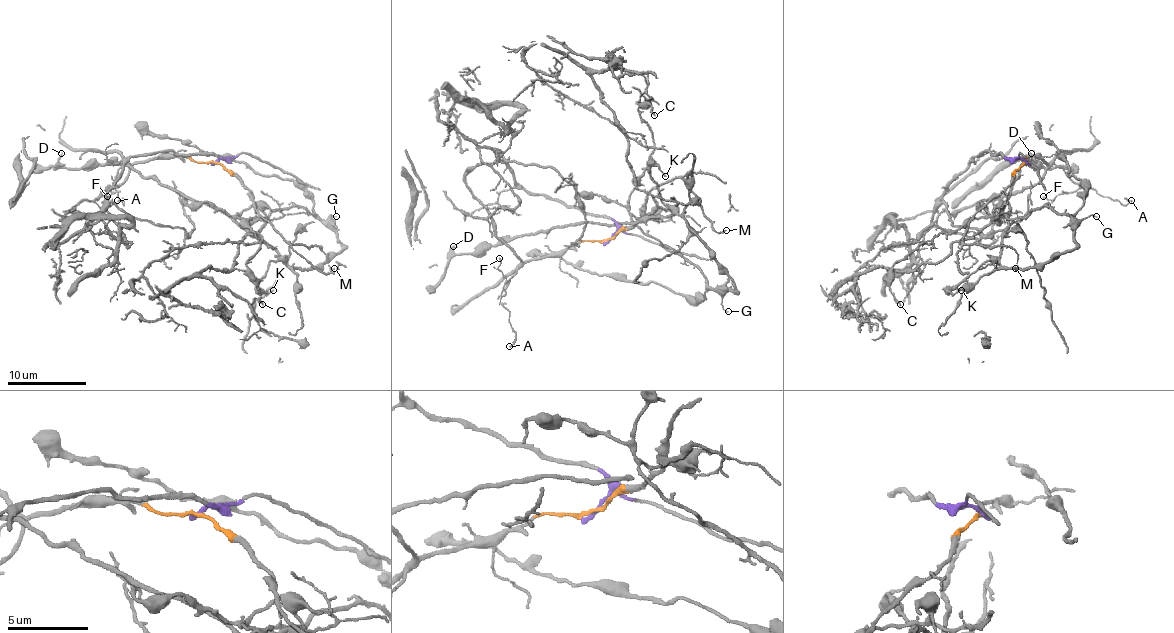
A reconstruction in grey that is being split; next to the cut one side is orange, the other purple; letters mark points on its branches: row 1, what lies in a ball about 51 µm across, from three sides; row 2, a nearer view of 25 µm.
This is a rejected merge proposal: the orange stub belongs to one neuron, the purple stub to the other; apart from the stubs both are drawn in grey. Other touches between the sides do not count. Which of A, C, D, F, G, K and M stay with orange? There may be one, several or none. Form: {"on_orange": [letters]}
{"on_orange": ["A", "C", "D", "F", "G", "K", "M"]}

